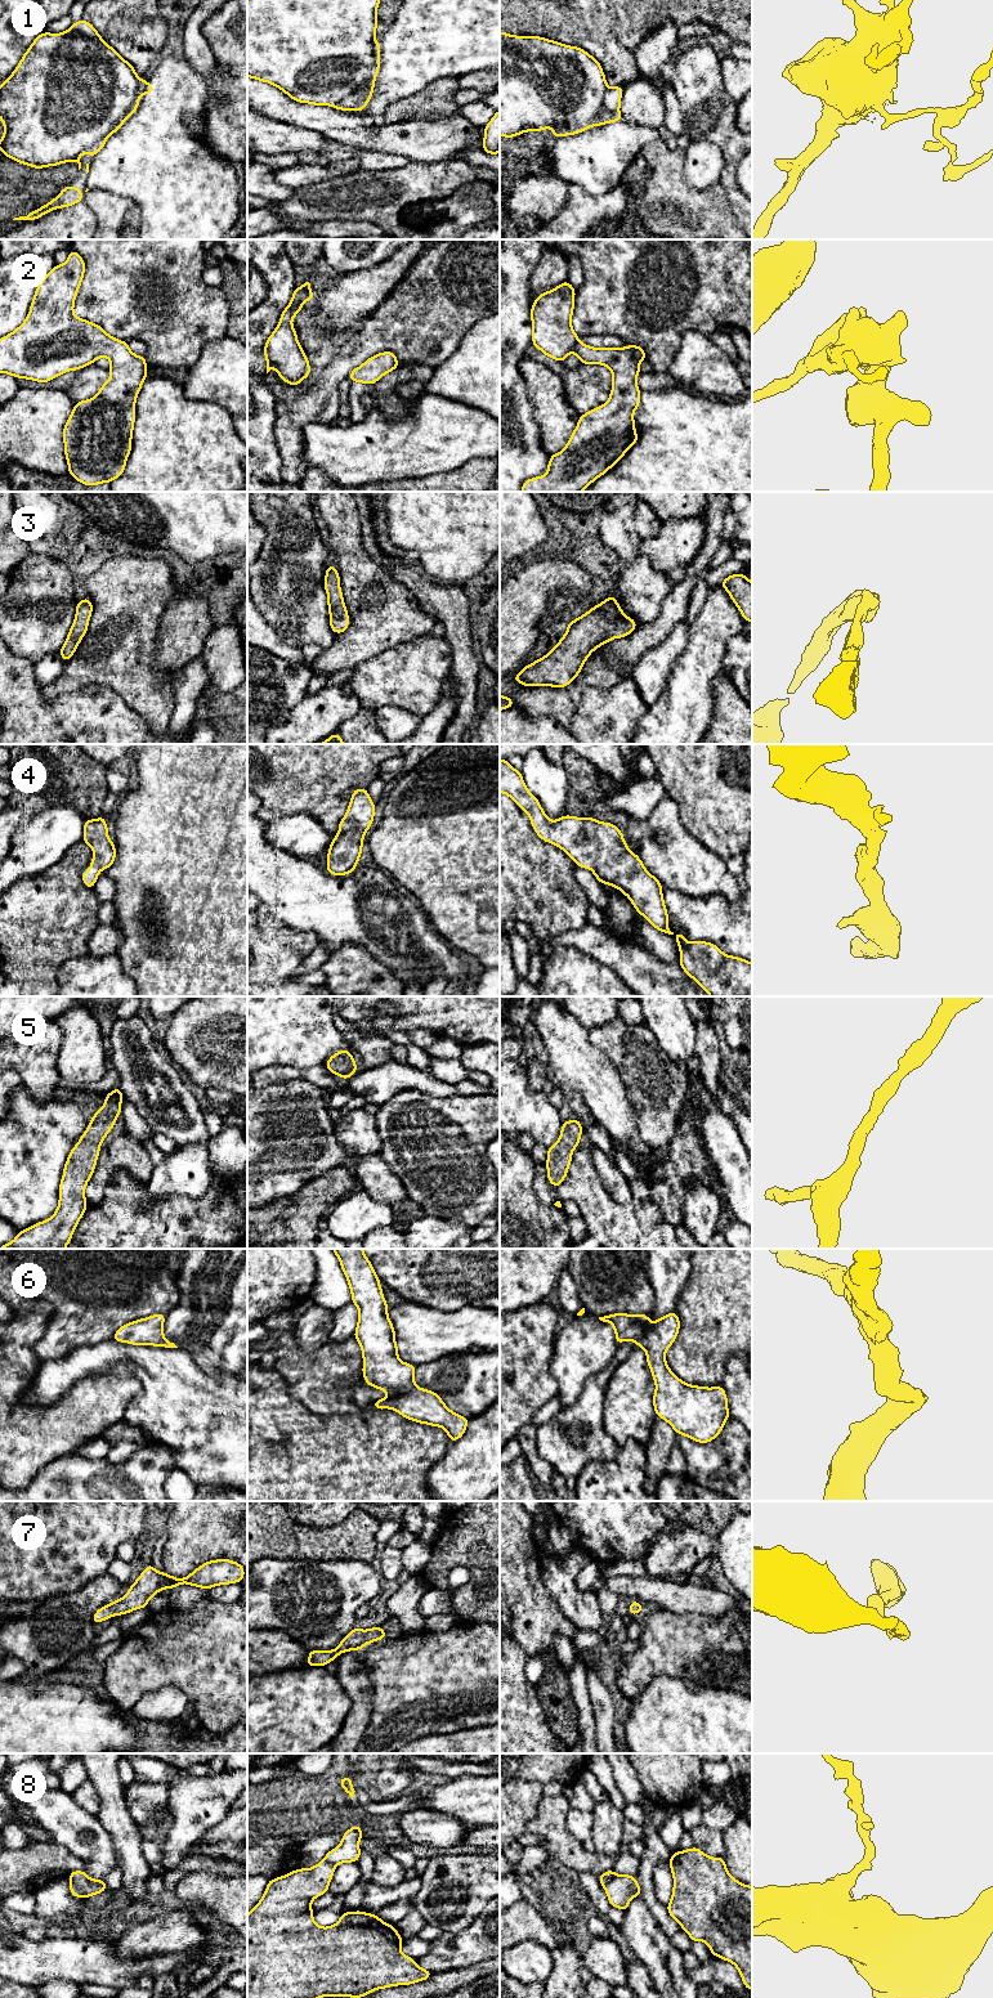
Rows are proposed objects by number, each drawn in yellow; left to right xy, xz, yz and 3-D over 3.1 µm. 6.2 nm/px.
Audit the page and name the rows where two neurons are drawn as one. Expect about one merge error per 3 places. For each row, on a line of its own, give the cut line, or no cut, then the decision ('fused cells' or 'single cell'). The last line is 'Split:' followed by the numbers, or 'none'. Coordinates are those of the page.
1: xz (374, 41), (374, 75), (363, 85), (332, 106) | fused cells
2: no cut | single cell
3: no cut | single cell
4: no cut | single cell
5: no cut | single cell
6: no cut | single cell
7: no cut | single cell
8: xy (70, 1878), (85, 1896) | fused cells
Split: 1, 8

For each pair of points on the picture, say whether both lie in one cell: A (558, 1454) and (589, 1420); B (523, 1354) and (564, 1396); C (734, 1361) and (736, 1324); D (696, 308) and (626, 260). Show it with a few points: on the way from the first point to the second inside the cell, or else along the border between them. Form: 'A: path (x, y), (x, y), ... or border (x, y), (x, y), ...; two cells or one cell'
A: path (572, 1451), (584, 1451), (591, 1434); one cell
B: border (551, 1361), (550, 1370), (558, 1387), (558, 1396); two cells
C: border (738, 1352), (728, 1358), (723, 1383); two cells
D: path (689, 287), (660, 258), (647, 259); one cell

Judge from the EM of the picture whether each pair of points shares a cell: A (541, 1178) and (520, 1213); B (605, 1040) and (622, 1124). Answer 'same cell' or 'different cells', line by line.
A: different cells
B: different cells

